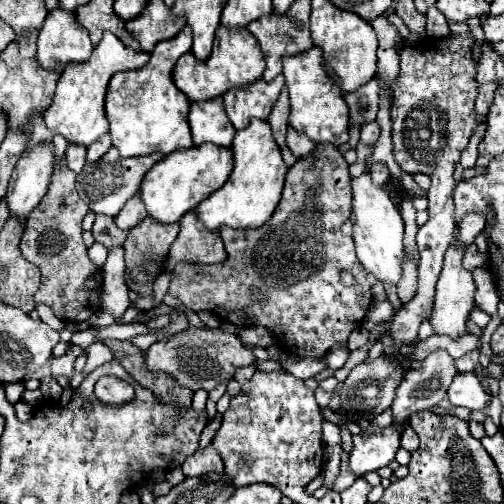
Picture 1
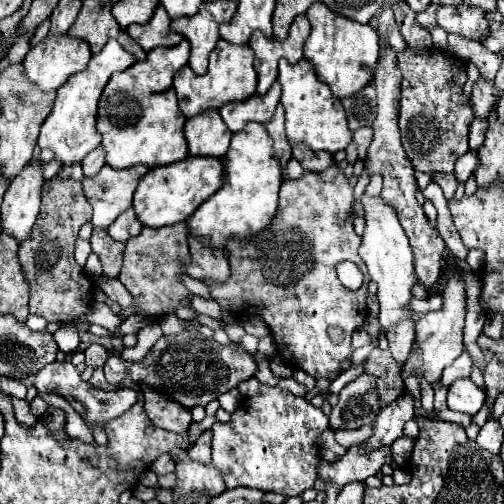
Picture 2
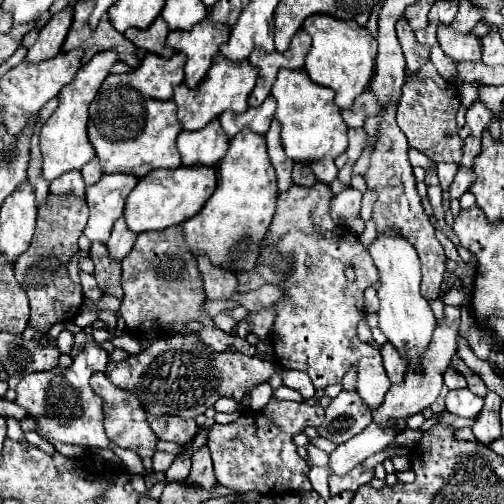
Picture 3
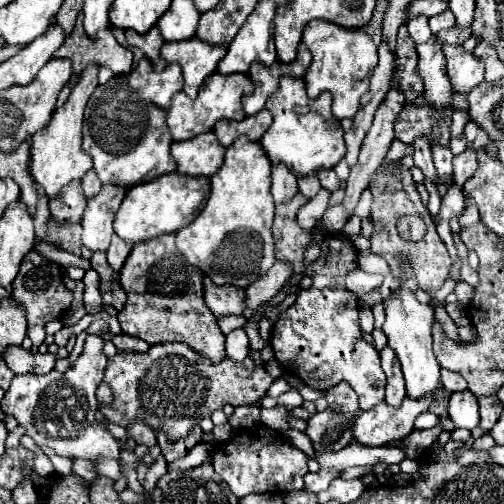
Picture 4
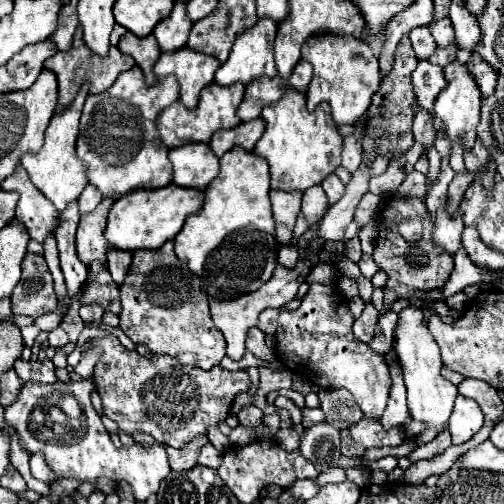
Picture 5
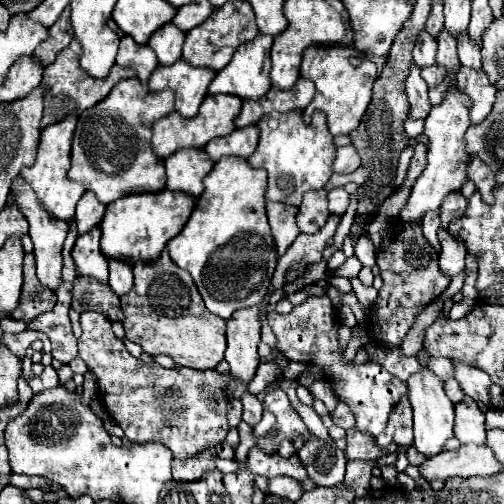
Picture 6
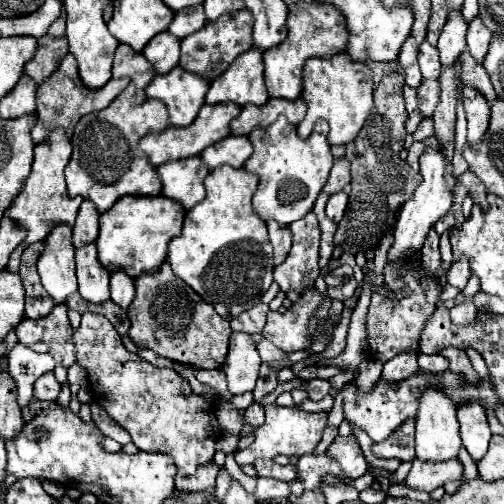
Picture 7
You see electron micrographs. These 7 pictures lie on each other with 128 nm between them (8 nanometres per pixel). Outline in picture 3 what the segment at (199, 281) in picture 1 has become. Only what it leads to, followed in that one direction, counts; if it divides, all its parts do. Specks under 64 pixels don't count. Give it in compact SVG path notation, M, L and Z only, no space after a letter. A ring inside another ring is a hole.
M316 182L314 186L296 186L292 184L290 190L278 194L278 206L274 220L260 244L260 256L256 260L256 268L250 272L238 272L238 292L250 292L264 284L276 284L286 290L286 294L274 302L276 306L276 322L272 330L272 346L276 360L282 368L306 372L312 378L316 390L326 388L330 384L338 384L342 376L348 372L352 364L358 366L358 394L372 408L376 410L390 388L390 380L384 370L382 356L379 349L364 344L356 336L356 324L364 316L364 300L362 294L368 286L378 282L376 266L368 256L368 250L360 244L356 234L350 232L348 226L338 224L330 216L334 192L328 184ZM346 264L356 268L356 282L348 282L344 276Z

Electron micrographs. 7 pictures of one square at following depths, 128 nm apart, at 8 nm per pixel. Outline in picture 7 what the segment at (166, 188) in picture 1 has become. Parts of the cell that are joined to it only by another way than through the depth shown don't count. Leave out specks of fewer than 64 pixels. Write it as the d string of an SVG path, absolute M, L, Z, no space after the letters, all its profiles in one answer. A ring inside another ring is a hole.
M124 196L100 216L100 234L96 240L98 260L108 272L124 270L128 276L160 268L166 260L166 248L182 230L186 210L170 198L160 196Z

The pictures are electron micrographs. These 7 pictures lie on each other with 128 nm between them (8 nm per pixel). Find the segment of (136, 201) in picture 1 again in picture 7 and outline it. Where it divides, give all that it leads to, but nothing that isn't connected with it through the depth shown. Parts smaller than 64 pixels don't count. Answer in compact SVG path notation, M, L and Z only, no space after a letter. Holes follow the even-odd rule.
M124 270L112 272L110 274L110 294L116 304L128 310L130 302L134 300L134 280Z

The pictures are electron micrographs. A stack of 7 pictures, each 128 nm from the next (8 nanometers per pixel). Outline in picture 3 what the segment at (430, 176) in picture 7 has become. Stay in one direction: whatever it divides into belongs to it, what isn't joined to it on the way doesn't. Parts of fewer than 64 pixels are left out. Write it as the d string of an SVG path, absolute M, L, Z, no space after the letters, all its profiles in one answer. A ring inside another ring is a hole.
M440 24L438 42L454 62L470 62L482 58L482 40L472 32L458 32L448 24Z

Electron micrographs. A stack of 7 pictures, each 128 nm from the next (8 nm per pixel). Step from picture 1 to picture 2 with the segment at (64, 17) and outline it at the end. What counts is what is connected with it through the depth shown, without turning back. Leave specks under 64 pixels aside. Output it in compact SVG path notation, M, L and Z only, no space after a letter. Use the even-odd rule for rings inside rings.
M48 34L44 40L40 40L24 58L24 70L26 76L40 86L40 90L56 90L60 88L70 74L80 72L86 68L90 60L90 46L88 42L80 38L72 38L68 34Z

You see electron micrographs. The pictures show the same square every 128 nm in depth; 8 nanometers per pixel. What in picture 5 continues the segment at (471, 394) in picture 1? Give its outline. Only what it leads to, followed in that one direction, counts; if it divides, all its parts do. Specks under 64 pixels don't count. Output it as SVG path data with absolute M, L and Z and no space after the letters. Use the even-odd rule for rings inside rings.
M464 396L456 398L450 422L448 422L448 430L452 434L452 444L462 444L468 442L484 424L484 416L480 412L480 408L476 408L474 400L468 400Z

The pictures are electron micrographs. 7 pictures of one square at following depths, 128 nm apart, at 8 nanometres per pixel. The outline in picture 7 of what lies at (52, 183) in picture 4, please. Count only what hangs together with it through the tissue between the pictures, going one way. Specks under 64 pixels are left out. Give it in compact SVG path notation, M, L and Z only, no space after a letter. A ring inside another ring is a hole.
M62 128L52 130L46 138L44 144L36 144L34 148L34 164L32 164L32 172L30 176L24 180L24 186L20 190L20 194L12 200L10 208L4 212L4 216L14 218L20 226L24 226L28 230L28 236L24 238L26 244L32 242L40 242L48 236L50 228L56 224L68 224L74 226L78 208L82 204L82 196L68 196L68 188L66 188L66 180L64 180L64 168L70 160L72 154L72 146L70 140L66 136L66 132Z

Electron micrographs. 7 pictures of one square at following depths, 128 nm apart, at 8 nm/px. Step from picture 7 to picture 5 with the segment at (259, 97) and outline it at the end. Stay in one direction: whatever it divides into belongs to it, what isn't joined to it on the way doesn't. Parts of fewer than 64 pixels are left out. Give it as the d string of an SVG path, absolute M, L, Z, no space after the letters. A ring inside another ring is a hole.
M258 18L258 24L242 32L230 50L228 60L216 70L216 82L222 86L230 86L234 82L248 84L258 76L276 76L276 66L274 66L274 36L276 36L276 24L272 18Z

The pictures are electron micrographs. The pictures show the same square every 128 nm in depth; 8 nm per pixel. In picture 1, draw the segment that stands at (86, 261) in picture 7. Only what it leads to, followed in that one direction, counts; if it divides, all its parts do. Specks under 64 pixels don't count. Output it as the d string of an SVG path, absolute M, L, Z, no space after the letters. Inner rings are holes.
M112 146L96 164L86 162L82 172L76 176L76 190L88 202L88 208L96 214L108 214L118 216L122 206L130 196L134 196L140 190L140 182L144 174L162 158L162 152L154 152L148 156L134 156L134 158L122 158L118 156L118 150Z

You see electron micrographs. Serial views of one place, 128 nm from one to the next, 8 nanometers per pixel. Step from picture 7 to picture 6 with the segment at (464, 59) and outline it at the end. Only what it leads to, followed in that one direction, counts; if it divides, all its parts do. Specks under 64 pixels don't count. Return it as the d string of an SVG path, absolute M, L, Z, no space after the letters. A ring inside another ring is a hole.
M460 32L456 36L458 40L458 56L460 56L460 64L462 66L470 66L470 68L476 68L480 70L482 64L480 64L480 46L474 44L468 36L468 32Z

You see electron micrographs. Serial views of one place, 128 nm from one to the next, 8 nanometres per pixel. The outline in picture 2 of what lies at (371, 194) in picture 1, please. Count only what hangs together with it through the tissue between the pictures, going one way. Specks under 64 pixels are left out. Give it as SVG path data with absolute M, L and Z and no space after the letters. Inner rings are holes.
M364 194L360 198L362 208L364 208L364 236L362 236L362 244L358 248L358 256L362 258L362 262L368 268L370 278L378 284L378 302L380 302L380 324L386 330L392 324L398 324L400 320L408 320L414 316L414 312L408 308L408 302L412 298L410 288L416 282L416 274L414 274L414 258L412 258L412 250L408 244L408 236L404 234L396 212L384 204L384 200L380 196L368 196Z

